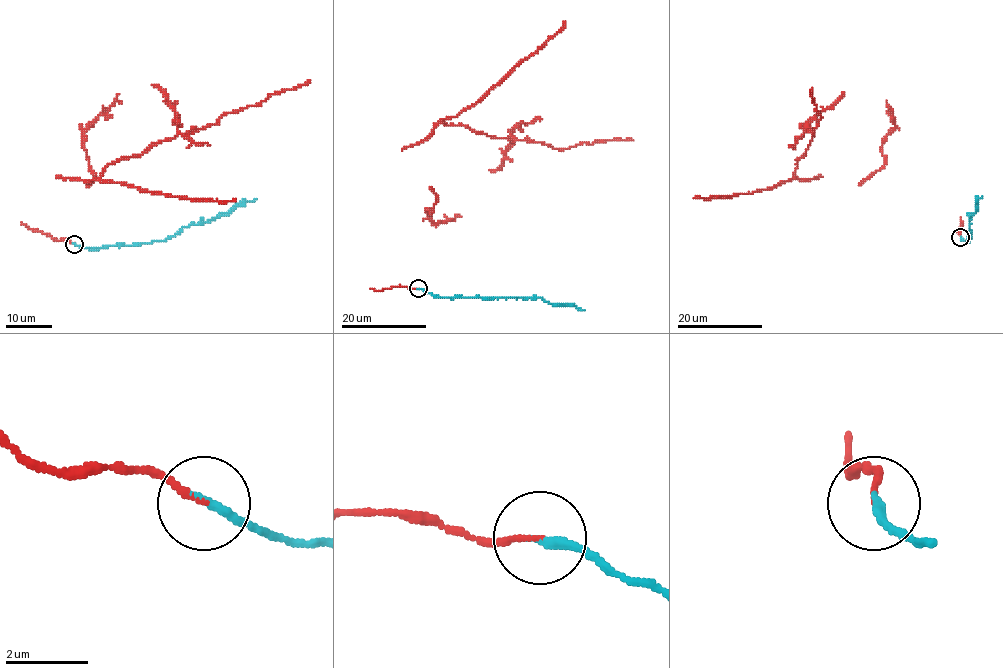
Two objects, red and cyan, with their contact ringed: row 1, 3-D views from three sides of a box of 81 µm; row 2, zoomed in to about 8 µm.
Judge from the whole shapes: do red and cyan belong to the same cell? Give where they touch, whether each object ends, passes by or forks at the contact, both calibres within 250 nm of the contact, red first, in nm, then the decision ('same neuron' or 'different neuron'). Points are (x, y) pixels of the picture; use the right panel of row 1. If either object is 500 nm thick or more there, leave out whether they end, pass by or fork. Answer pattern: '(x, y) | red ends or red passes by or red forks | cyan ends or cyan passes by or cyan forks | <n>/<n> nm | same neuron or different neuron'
(960, 237) | red ends | cyan ends | 130/240 nm | same neuron

